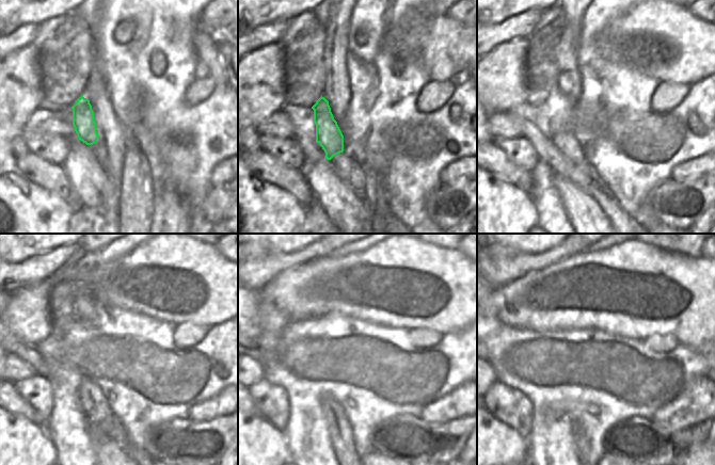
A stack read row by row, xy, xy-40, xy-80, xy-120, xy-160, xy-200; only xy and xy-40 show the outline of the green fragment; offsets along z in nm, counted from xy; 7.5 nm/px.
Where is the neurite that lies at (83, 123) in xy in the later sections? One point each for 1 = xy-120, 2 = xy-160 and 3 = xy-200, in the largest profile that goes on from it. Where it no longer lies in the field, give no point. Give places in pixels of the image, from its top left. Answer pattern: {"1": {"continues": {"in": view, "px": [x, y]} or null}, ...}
{"1": {"continues": {"in": "xy-120", "px": [99, 414]}}, "2": {"continues": {"in": "xy-160", "px": [339, 429]}}, "3": {"continues": {"in": "xy-200", "px": [580, 435]}}}

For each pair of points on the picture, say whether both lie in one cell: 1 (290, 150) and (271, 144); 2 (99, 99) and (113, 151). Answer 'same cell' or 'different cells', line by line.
1: same cell
2: same cell

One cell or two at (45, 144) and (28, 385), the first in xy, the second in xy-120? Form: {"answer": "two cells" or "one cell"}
{"answer": "one cell"}

